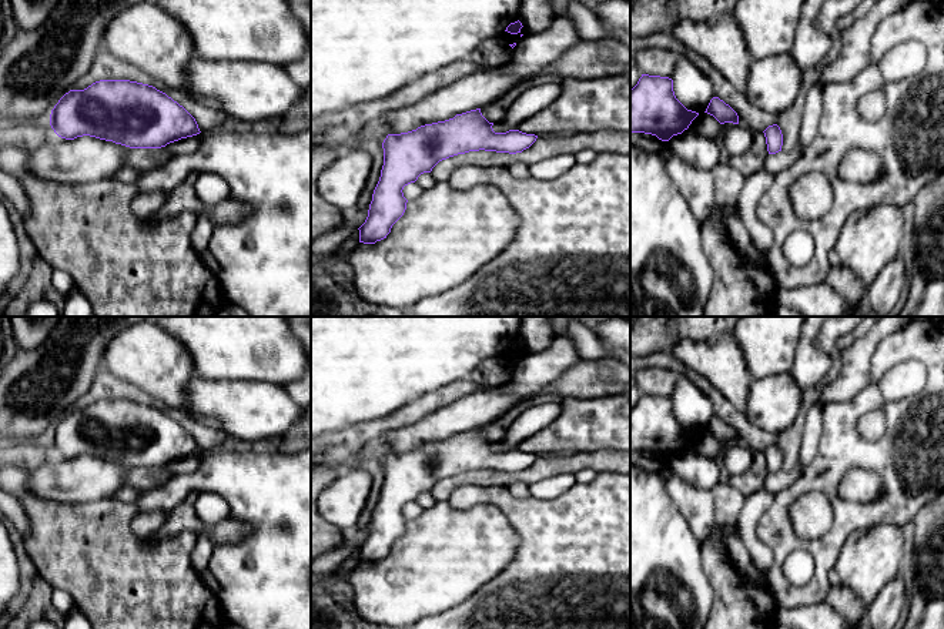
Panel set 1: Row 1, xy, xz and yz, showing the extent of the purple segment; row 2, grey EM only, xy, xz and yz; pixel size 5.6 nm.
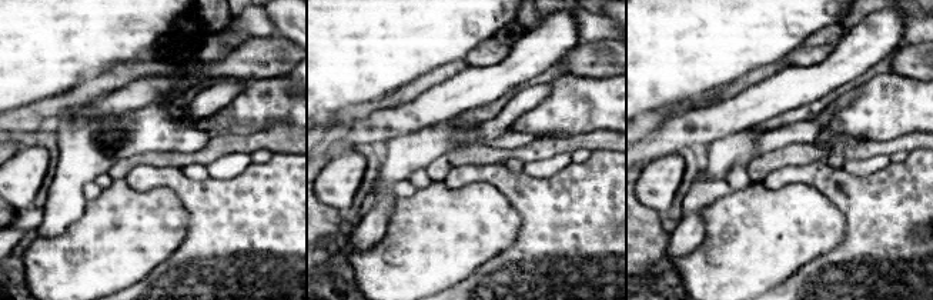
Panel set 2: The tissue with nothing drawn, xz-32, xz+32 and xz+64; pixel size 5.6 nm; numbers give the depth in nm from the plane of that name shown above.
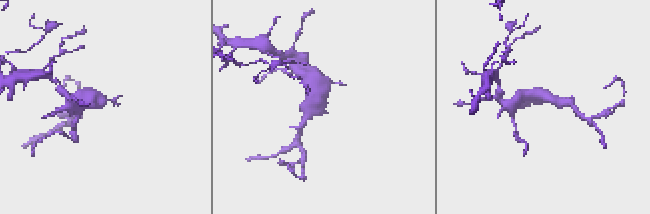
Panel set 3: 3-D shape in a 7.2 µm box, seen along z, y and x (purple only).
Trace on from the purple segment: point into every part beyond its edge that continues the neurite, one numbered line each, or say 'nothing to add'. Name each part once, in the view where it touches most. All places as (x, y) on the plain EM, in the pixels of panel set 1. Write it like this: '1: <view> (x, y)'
nothing to add

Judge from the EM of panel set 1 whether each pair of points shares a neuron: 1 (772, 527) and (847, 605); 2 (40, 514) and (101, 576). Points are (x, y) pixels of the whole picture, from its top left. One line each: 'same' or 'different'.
1: different
2: same

